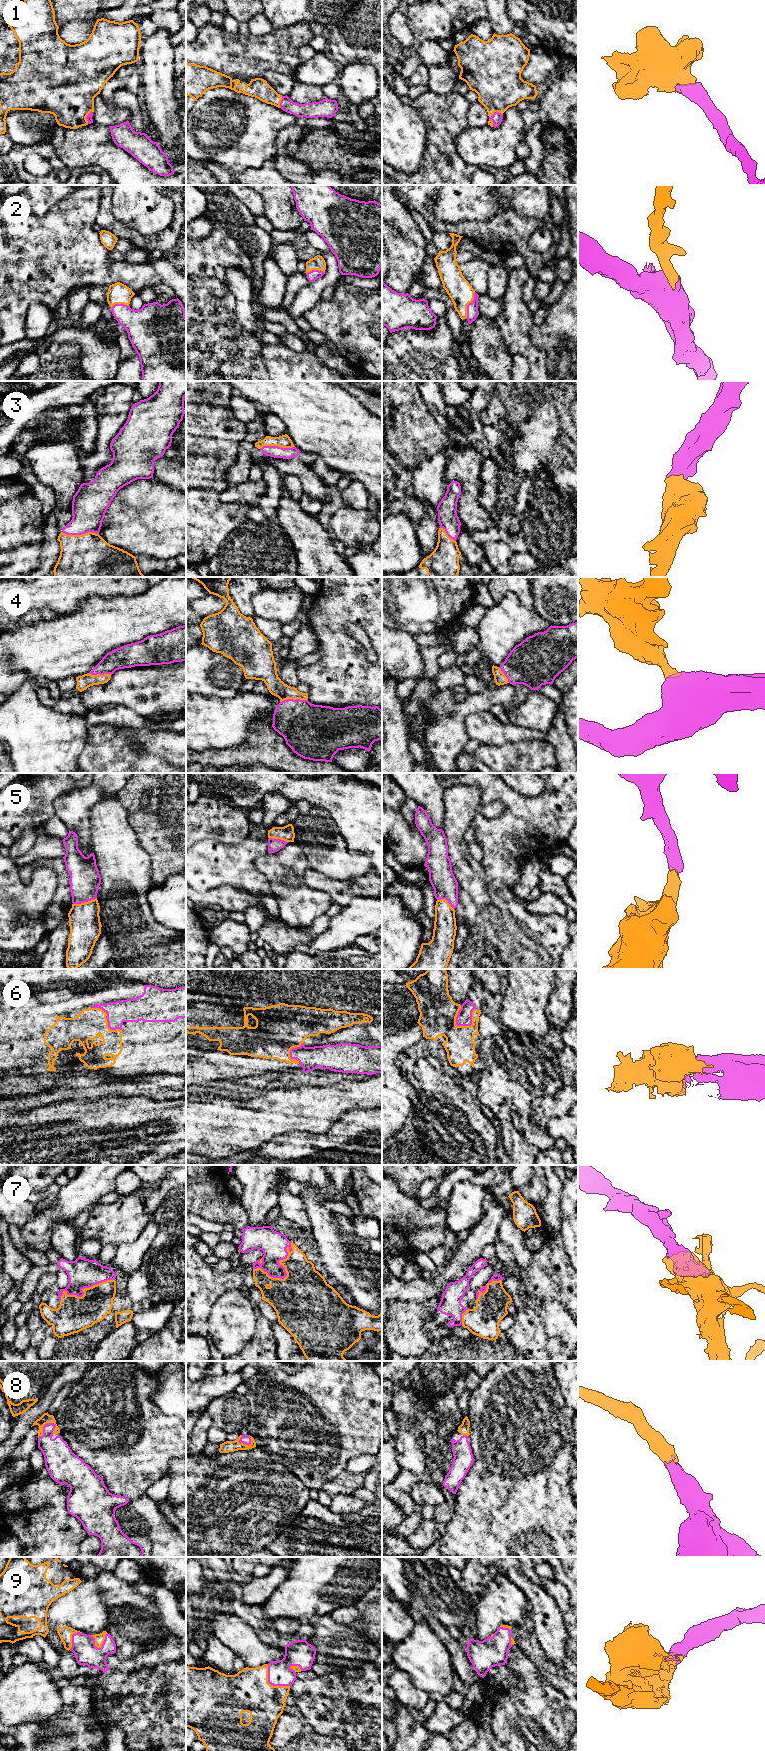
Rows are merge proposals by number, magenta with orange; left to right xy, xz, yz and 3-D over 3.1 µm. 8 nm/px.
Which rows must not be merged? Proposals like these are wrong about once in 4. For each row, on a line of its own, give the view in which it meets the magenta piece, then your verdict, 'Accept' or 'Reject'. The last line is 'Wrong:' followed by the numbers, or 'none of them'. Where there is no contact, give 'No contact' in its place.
1: Touches magenta in yz. Accept
2: Touches magenta in yz. Accept
3: Touches magenta in xy. Accept
4: Touches magenta in xz. Accept
5: Touches magenta in xy. Accept
6: Touches magenta in yz. Accept
7: Touches magenta in xz. Accept
8: Touches magenta in xy. Accept
9: Touches magenta in xz. Accept
Wrong: none of them

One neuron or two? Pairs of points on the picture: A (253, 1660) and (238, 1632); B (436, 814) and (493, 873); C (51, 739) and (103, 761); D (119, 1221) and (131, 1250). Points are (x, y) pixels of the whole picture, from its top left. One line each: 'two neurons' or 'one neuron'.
A: one neuron
B: two neurons
C: two neurons
D: two neurons

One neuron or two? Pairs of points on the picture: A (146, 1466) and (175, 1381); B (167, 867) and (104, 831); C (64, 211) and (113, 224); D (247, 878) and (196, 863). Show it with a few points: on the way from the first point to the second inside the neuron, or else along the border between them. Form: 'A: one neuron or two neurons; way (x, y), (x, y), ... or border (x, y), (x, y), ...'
A: two neurons; border (155, 1391), (152, 1395), (153, 1403), (175, 1420)
B: two neurons; border (136, 837), (150, 858), (152, 880)
C: two neurons; border (101, 196), (95, 222)
D: one neuron; way (234, 865), (209, 864)

